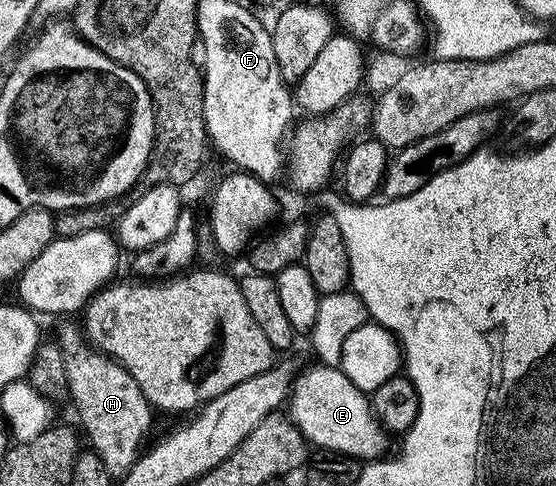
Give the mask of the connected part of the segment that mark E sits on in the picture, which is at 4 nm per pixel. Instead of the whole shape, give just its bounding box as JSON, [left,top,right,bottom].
[286,364,389,460]

